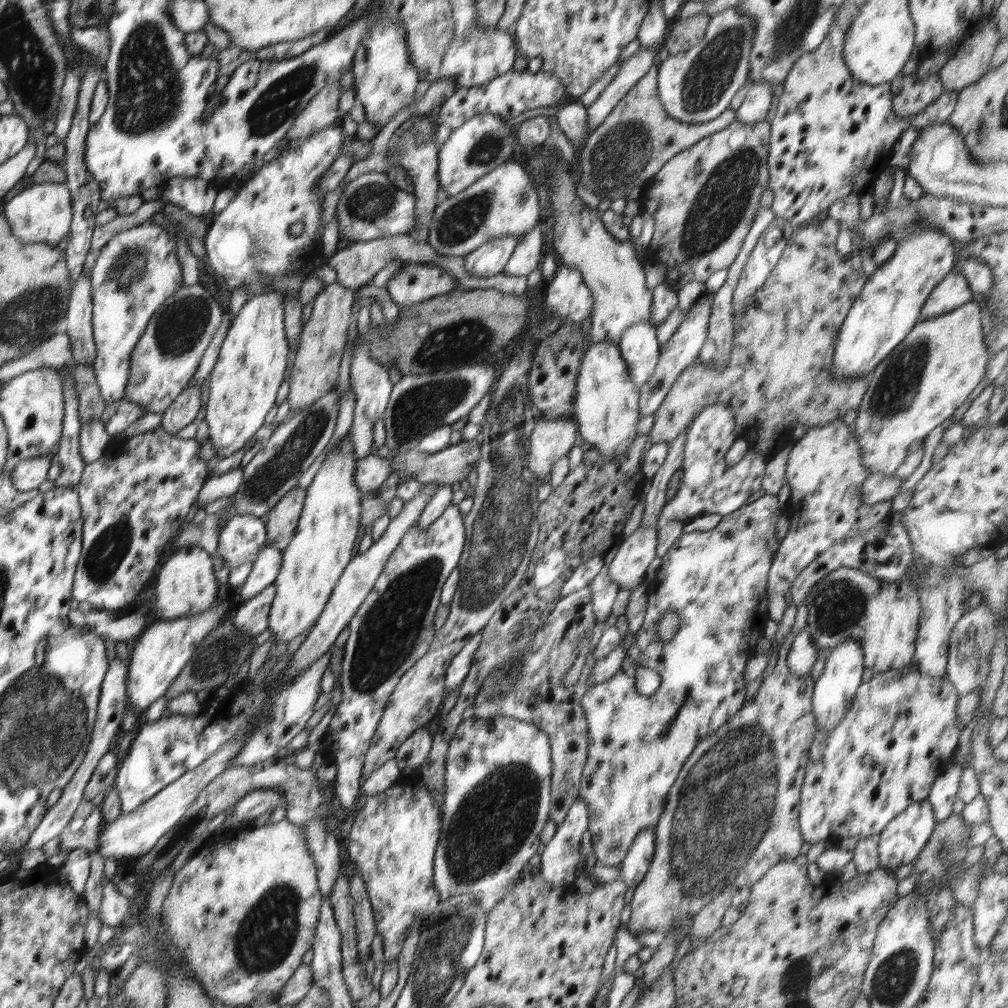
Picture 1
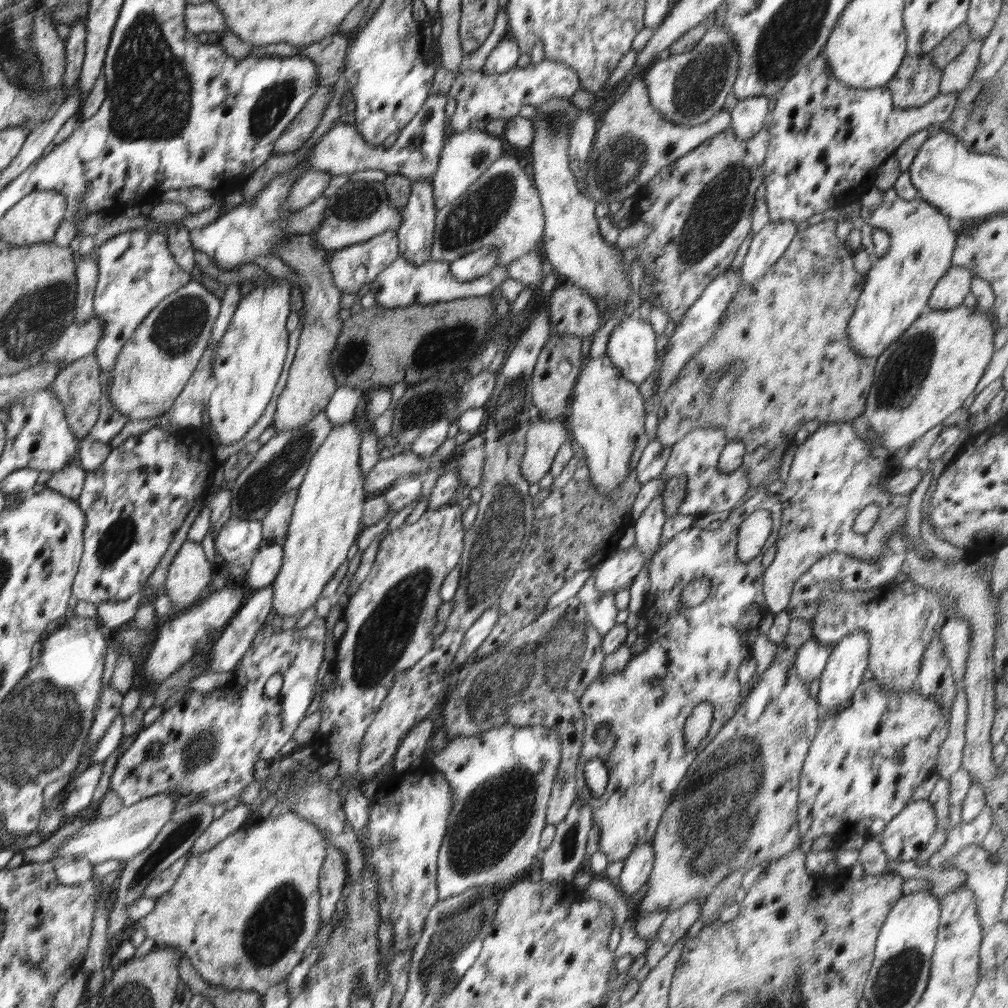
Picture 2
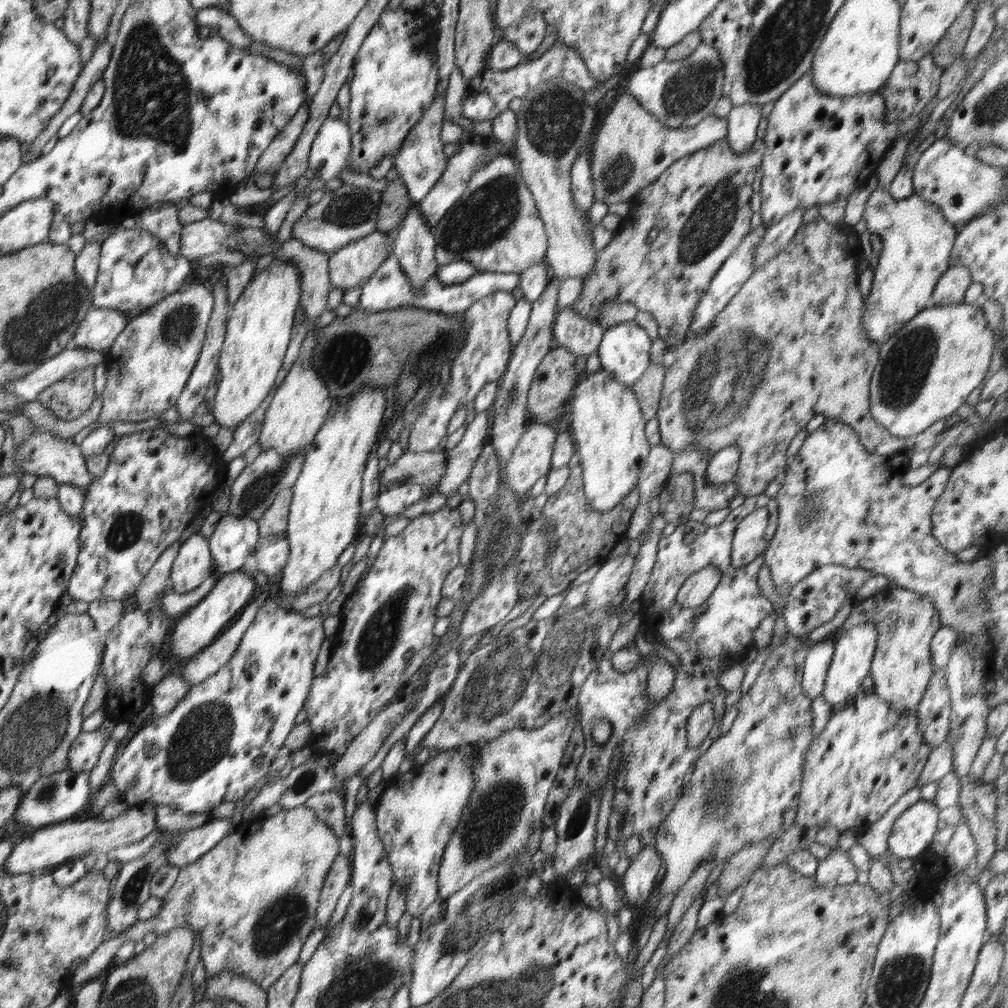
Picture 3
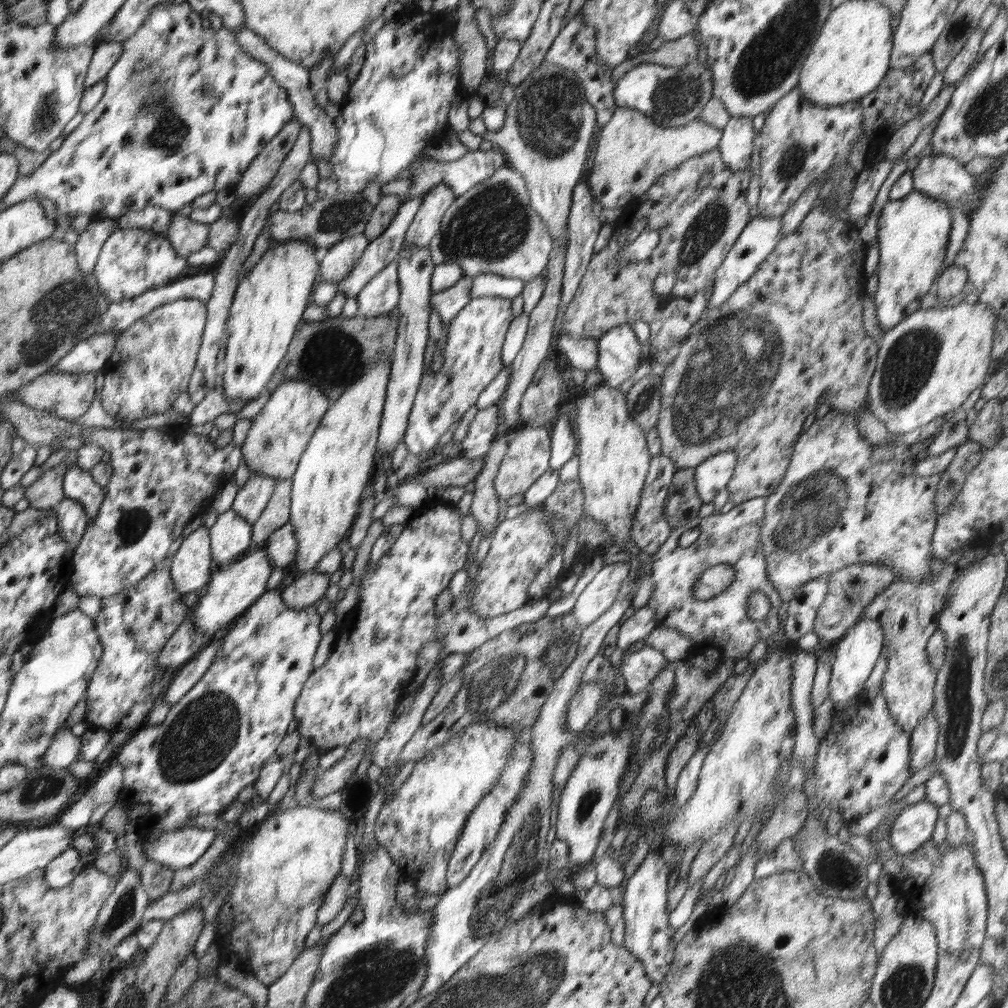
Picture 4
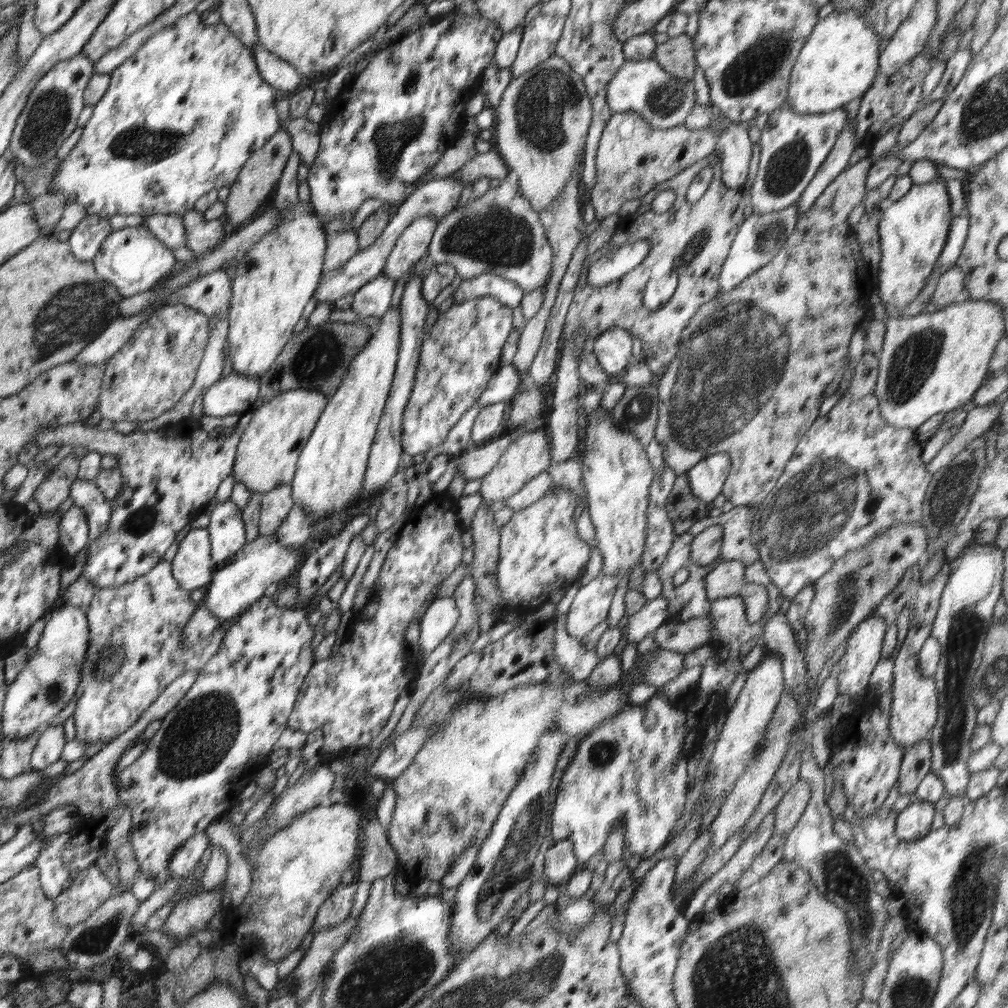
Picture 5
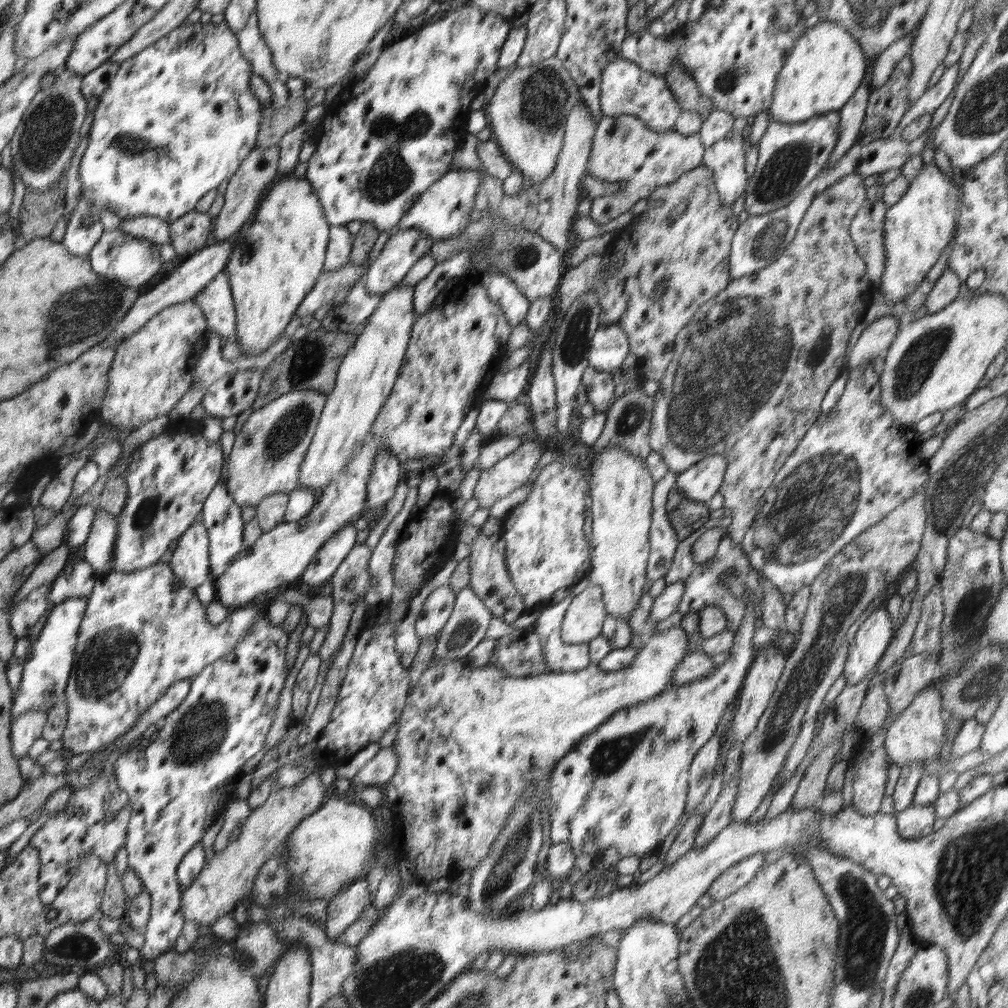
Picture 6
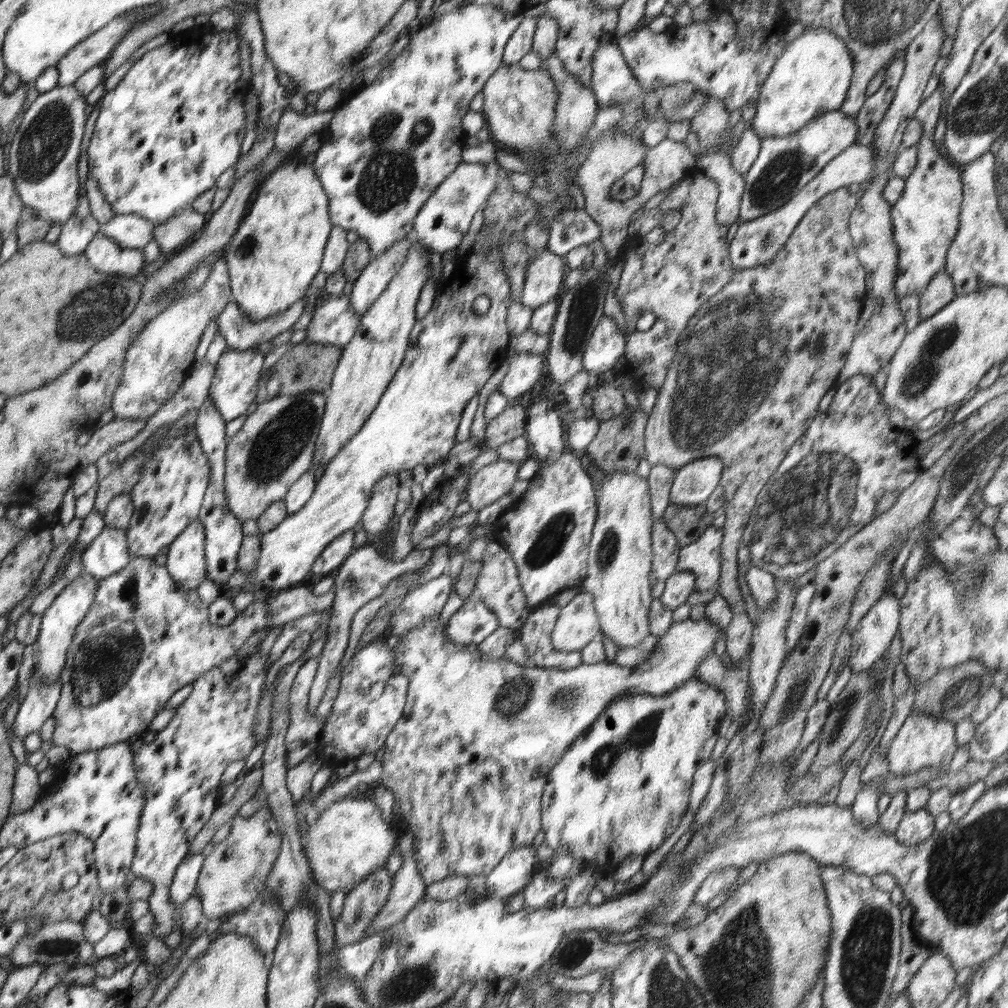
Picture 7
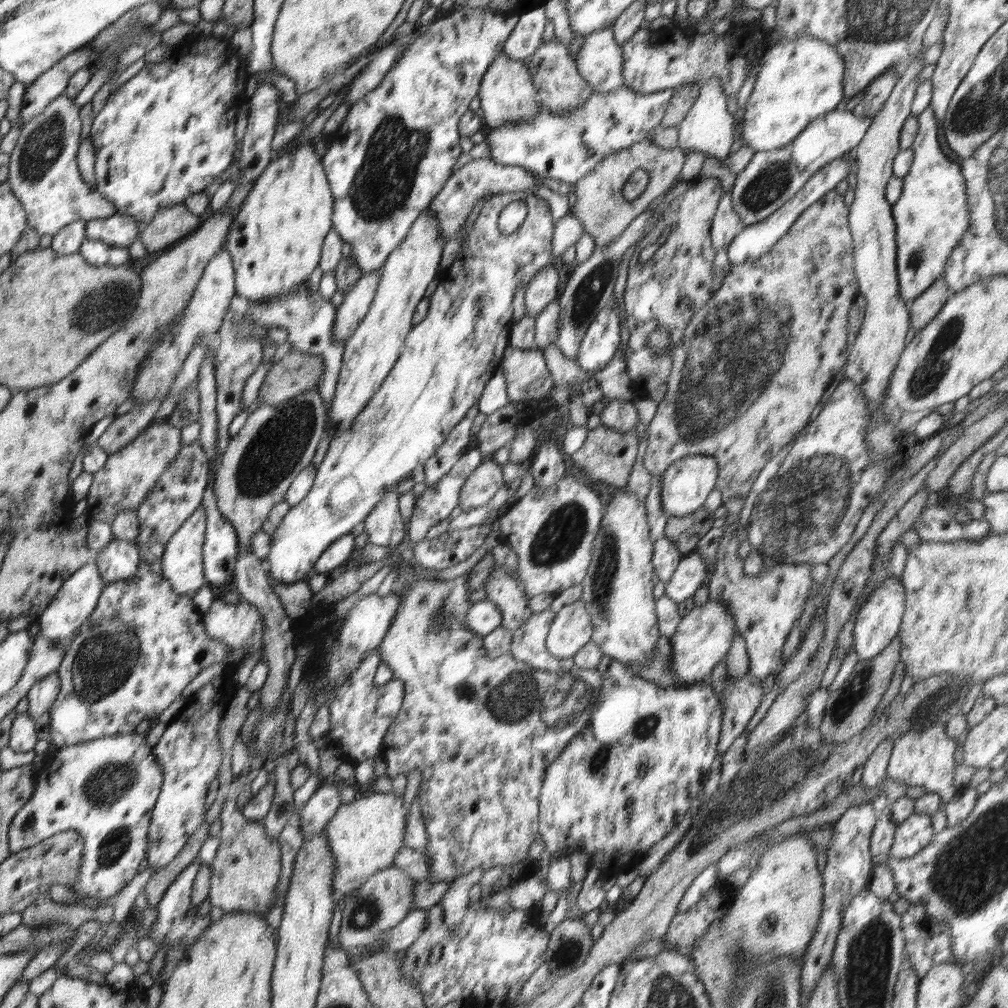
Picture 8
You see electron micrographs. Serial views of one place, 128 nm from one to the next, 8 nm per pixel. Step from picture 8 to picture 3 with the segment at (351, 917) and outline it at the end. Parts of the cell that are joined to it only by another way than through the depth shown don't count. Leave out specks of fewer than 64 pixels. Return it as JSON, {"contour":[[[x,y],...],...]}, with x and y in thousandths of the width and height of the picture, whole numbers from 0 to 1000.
{"contour":[[[337,846],[332,851],[331,858],[327,860],[317,886],[316,898],[313,907],[313,920],[322,919],[327,913],[337,887],[348,875],[348,857],[347,850],[343,851]]]}

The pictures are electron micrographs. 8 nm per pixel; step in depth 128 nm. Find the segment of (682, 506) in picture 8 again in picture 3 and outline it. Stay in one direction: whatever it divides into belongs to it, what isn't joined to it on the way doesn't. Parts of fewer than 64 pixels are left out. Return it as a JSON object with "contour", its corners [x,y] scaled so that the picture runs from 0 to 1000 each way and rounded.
{"contour":[[[721,442],[705,452],[699,468],[701,480],[724,478],[731,469],[735,446],[732,442]]]}

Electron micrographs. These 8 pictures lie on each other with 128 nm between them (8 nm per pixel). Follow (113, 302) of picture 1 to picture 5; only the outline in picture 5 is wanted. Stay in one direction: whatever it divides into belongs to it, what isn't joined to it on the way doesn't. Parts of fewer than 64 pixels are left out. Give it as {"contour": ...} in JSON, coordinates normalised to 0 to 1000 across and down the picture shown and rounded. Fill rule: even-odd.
{"contour":[[[144,224],[125,225],[111,229],[101,240],[99,249],[90,261],[95,267],[95,273],[101,279],[113,283],[124,295],[148,289],[151,284],[161,282],[161,278],[173,272],[175,262],[172,248],[166,246]],[[170,269],[170,272],[169,272]]]}

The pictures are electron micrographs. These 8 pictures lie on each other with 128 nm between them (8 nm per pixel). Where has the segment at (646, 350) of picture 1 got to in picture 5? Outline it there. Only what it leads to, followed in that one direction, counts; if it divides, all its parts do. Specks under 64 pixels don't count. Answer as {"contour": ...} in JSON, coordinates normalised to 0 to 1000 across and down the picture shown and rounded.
{"contour":[[[609,324],[597,329],[585,340],[586,348],[602,373],[602,382],[617,379],[627,353],[627,336],[623,327]]]}

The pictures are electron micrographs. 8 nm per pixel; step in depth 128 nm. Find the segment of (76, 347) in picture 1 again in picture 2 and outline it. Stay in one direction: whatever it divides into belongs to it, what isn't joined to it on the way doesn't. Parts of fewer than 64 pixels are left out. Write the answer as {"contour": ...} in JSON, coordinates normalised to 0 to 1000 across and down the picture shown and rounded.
{"contour":[[[95,249],[75,257],[76,300],[73,320],[83,319],[91,313],[92,294],[97,278],[97,257]]]}

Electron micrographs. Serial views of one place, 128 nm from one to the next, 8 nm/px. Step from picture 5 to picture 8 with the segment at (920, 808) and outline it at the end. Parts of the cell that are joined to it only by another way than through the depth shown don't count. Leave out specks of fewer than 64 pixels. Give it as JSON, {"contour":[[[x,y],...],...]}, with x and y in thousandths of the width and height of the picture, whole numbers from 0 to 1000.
{"contour":[[[905,807],[890,818],[882,849],[903,851],[911,847],[927,829],[924,809]]]}

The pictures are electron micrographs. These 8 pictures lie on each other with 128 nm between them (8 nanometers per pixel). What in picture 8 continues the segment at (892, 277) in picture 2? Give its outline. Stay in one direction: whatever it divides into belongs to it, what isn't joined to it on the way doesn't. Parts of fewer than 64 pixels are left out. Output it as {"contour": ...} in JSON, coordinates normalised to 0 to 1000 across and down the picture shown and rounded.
{"contour":[[[925,106],[919,107],[910,115],[912,127],[903,148],[907,150],[907,159],[901,174],[895,177],[896,187],[891,198],[884,203],[888,218],[890,238],[890,273],[892,293],[898,301],[911,296],[928,278],[936,274],[937,265],[942,252],[961,225],[961,206],[959,203],[958,181],[954,176],[953,165],[942,160],[935,151],[930,139],[930,121]]]}

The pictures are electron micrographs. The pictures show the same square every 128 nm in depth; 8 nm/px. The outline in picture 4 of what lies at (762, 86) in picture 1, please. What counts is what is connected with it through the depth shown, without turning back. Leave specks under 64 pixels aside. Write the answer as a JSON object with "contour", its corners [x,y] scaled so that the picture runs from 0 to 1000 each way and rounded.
{"contour":[[[725,116],[716,128],[712,150],[726,172],[738,170],[745,161],[748,146],[748,126],[744,116]]]}

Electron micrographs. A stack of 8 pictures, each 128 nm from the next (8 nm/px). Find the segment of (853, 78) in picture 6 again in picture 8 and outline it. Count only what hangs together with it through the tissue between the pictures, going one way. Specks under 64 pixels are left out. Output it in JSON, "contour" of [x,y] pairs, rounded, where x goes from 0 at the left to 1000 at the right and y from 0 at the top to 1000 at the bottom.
{"contour":[[[796,35],[789,40],[775,40],[771,43],[764,41],[760,52],[755,58],[755,68],[742,100],[740,109],[733,112],[738,118],[736,126],[736,142],[738,146],[744,146],[748,152],[762,151],[783,143],[796,132],[809,118],[826,111],[835,101],[836,73],[838,62],[830,53],[827,44],[821,44],[818,40],[807,36]]]}

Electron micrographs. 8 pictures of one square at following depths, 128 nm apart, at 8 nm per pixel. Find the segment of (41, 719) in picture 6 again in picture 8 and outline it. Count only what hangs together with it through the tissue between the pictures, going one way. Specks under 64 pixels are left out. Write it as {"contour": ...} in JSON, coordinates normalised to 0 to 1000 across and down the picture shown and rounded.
{"contour":[[[57,667],[38,674],[37,678],[29,685],[28,689],[28,707],[32,714],[40,712],[45,705],[49,705],[52,697],[56,694],[61,682],[61,674]]]}

